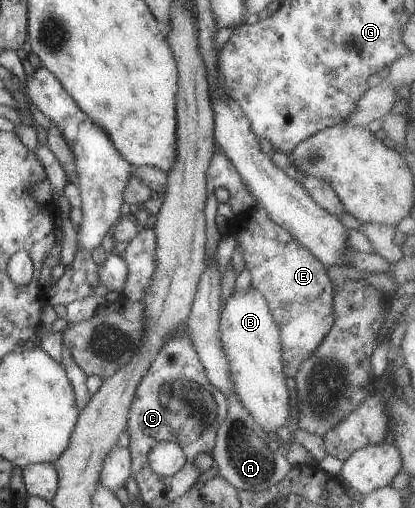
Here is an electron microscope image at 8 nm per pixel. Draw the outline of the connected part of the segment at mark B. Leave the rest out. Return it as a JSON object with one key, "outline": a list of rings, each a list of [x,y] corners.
{"outline":[[[253,287],[242,292],[234,289],[225,299],[220,314],[219,341],[227,355],[233,387],[254,420],[275,436],[277,429],[289,423],[291,405],[287,378],[283,373],[281,335],[268,301]]]}

